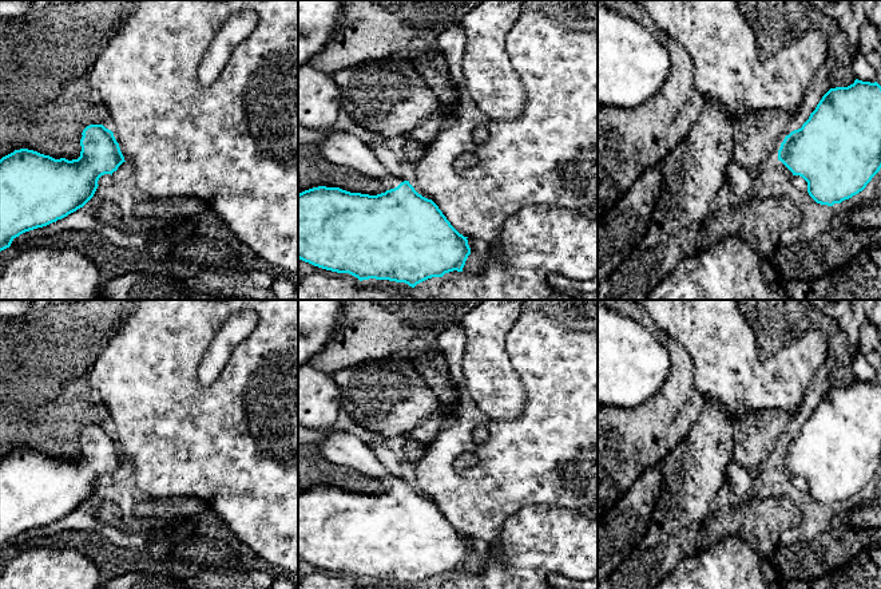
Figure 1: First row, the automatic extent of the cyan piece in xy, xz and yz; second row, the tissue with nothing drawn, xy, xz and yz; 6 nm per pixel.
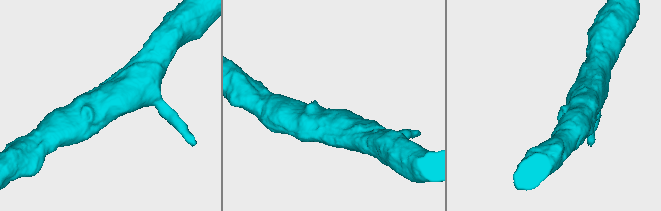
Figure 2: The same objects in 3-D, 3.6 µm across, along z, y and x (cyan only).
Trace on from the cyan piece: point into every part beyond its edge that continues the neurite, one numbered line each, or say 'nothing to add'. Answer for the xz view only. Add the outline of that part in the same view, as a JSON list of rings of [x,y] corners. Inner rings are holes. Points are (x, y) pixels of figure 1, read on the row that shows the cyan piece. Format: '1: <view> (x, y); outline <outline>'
1: xz (344, 149); outline [[[330,131],[317,143],[317,147],[329,162],[350,167],[368,178],[381,181],[388,190],[401,183],[397,177],[384,167],[370,147],[356,135]]]

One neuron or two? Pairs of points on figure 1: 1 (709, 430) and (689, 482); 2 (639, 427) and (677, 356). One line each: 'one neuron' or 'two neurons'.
1: one neuron
2: one neuron

